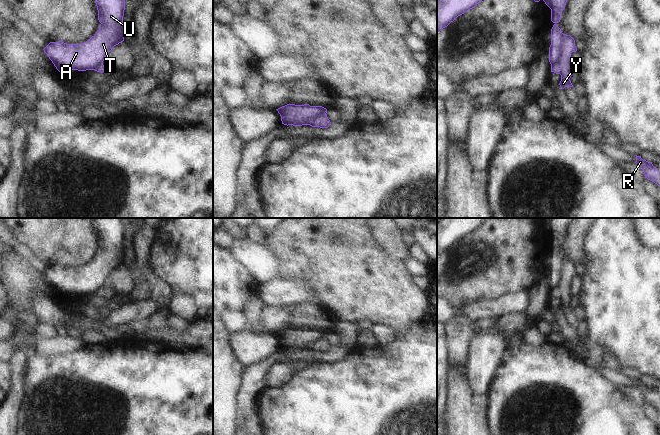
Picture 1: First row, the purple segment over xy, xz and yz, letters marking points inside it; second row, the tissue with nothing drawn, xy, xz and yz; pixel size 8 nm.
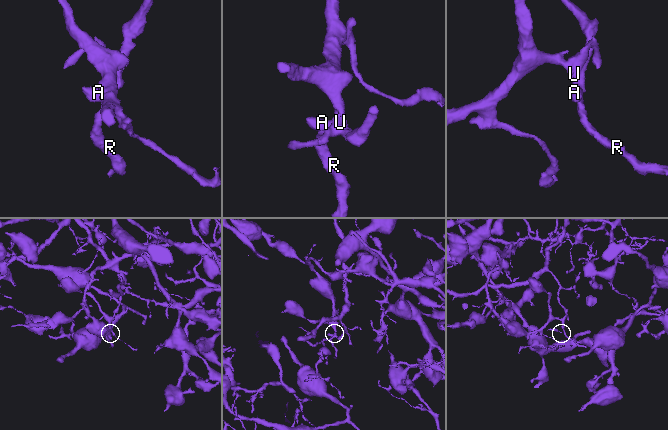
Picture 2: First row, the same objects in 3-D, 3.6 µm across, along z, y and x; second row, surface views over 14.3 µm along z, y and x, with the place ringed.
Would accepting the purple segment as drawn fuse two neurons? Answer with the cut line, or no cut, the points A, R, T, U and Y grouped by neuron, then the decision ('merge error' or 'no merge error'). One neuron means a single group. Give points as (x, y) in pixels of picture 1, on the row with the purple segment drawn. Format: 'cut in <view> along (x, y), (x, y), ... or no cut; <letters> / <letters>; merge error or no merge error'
cut in yz along (563, 34), (561, 56), (551, 66); A T U / R Y; merge error

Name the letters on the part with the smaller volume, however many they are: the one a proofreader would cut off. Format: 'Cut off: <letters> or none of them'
Cut off: R, Y

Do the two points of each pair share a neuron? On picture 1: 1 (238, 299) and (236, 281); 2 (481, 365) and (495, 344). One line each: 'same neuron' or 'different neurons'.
1: same neuron
2: same neuron

